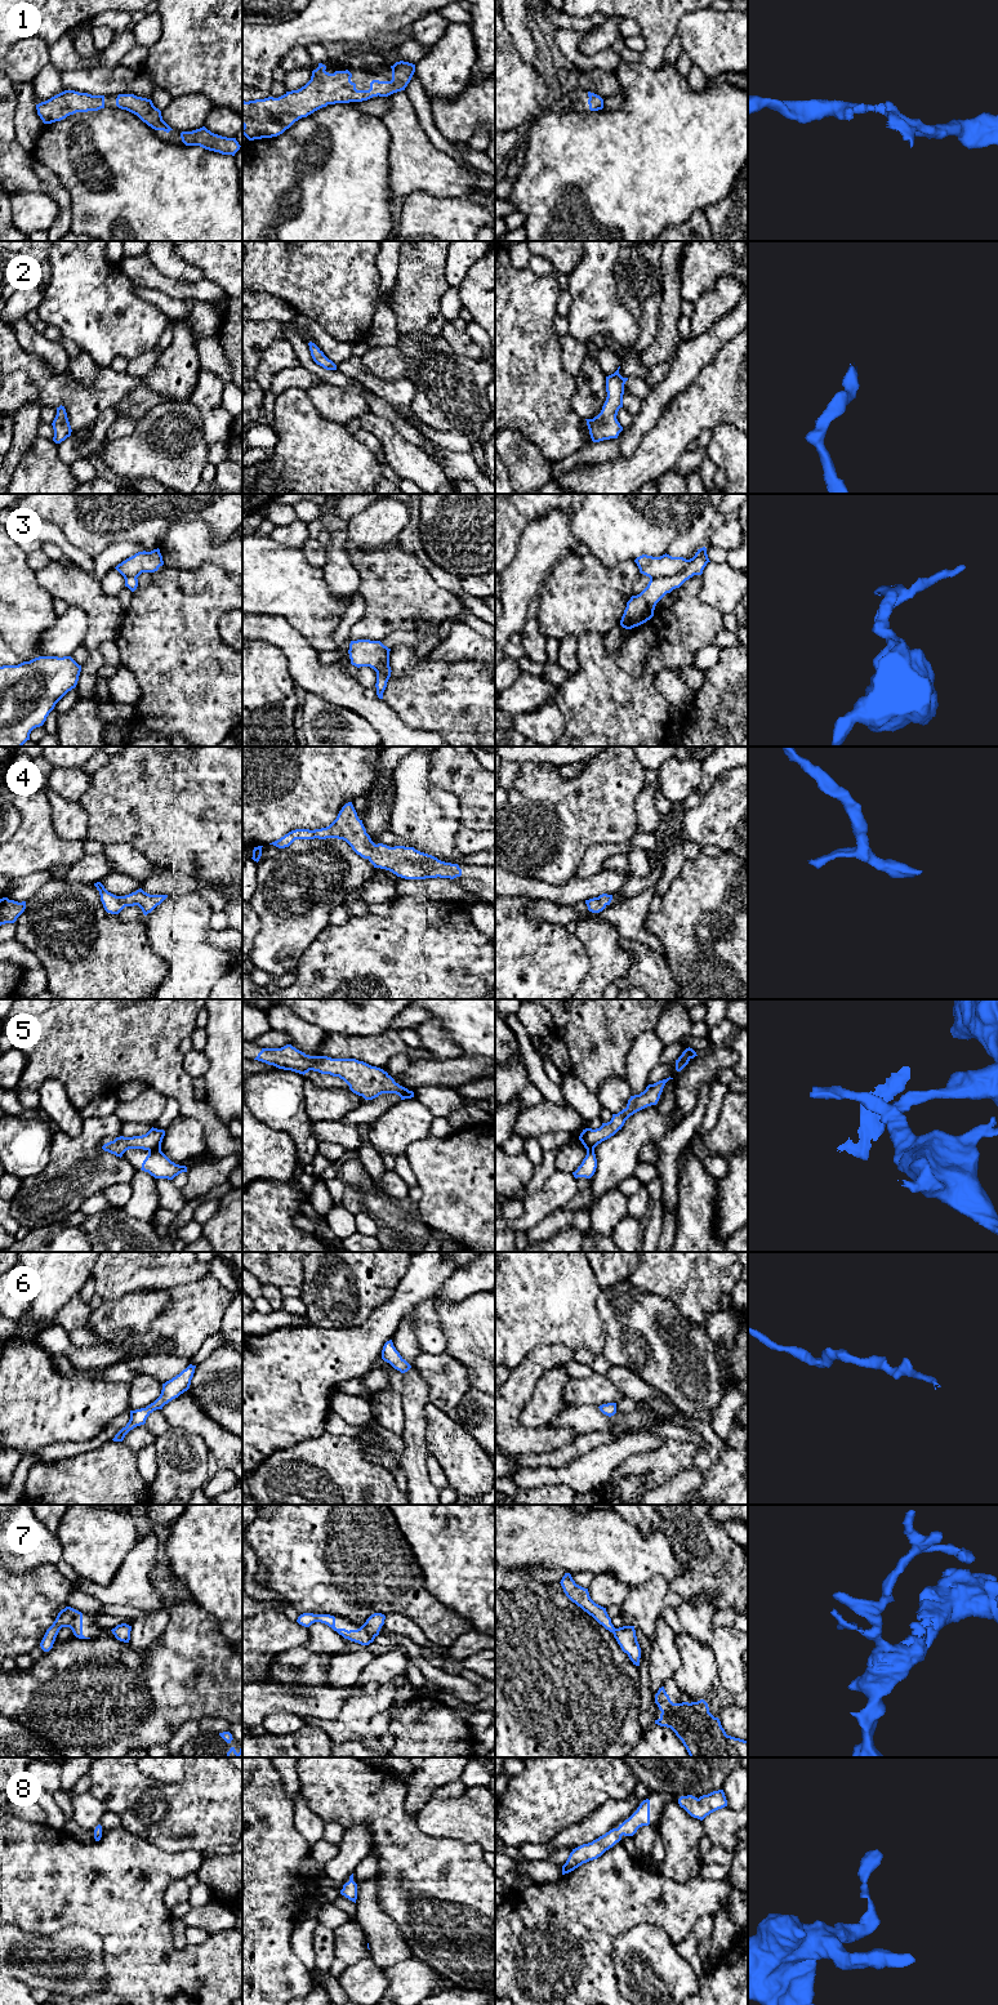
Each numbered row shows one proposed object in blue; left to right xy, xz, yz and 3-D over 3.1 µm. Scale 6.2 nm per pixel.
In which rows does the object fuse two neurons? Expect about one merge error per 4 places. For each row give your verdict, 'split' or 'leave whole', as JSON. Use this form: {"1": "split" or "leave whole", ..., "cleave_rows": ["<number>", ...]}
{"1": "leave whole", "2": "leave whole", "3": "split", "4": "leave whole", "5": "split", "6": "leave whole", "7": "leave whole", "8": "leave whole", "cleave_rows": ["3", "5"]}

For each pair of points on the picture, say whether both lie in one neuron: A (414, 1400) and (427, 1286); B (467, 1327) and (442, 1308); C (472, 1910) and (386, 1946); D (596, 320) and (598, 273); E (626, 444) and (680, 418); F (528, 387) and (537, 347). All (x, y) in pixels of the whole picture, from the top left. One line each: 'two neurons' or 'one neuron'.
A: two neurons
B: one neuron
C: two neurons
D: one neuron
E: two neurons
F: one neuron

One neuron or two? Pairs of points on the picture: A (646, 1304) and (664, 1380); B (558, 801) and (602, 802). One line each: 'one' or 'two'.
A: one
B: one

